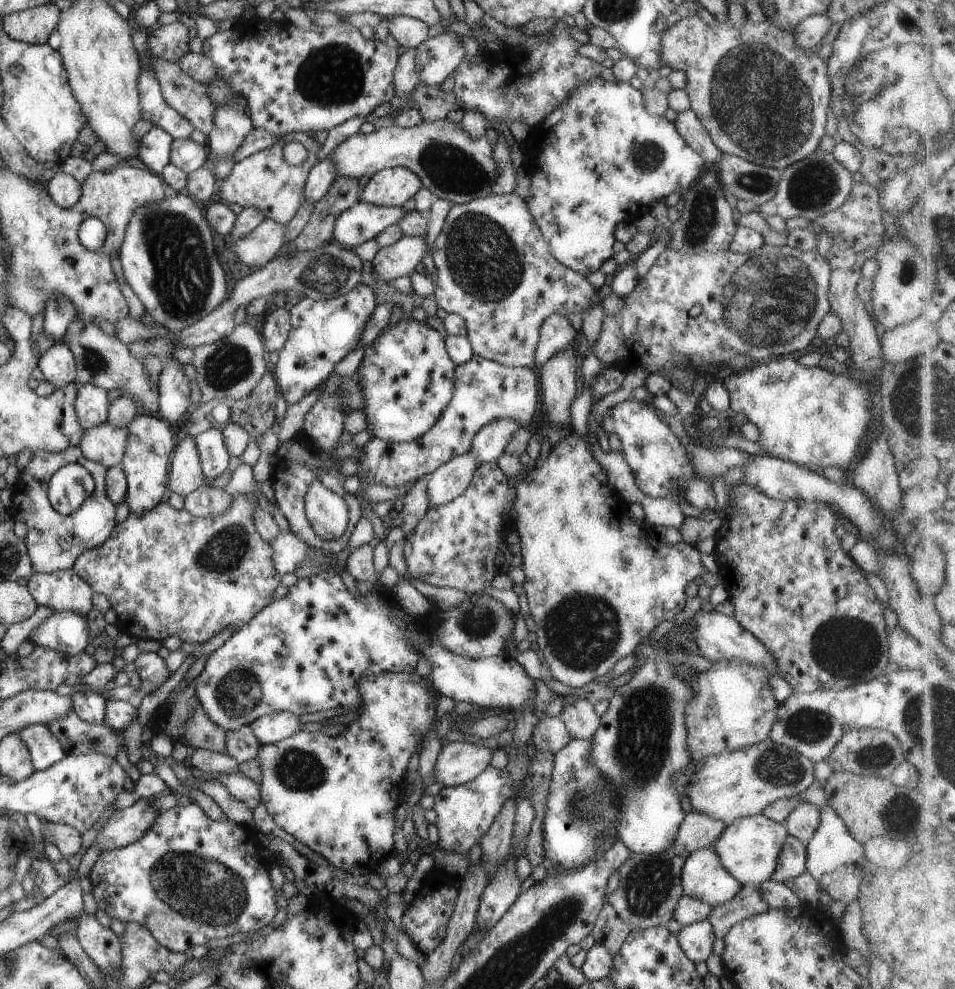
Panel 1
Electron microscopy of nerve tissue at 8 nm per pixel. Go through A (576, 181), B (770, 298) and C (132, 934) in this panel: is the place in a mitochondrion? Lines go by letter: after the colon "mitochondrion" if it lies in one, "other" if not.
A: other
B: mitochondrion
C: other

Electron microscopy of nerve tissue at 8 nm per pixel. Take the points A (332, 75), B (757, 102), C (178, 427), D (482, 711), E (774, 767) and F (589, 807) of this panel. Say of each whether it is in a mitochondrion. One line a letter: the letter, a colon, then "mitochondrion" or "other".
A: mitochondrion
B: mitochondrion
C: other
D: other
E: mitochondrion
F: mitochondrion

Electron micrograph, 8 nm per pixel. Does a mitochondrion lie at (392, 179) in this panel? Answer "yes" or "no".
no

